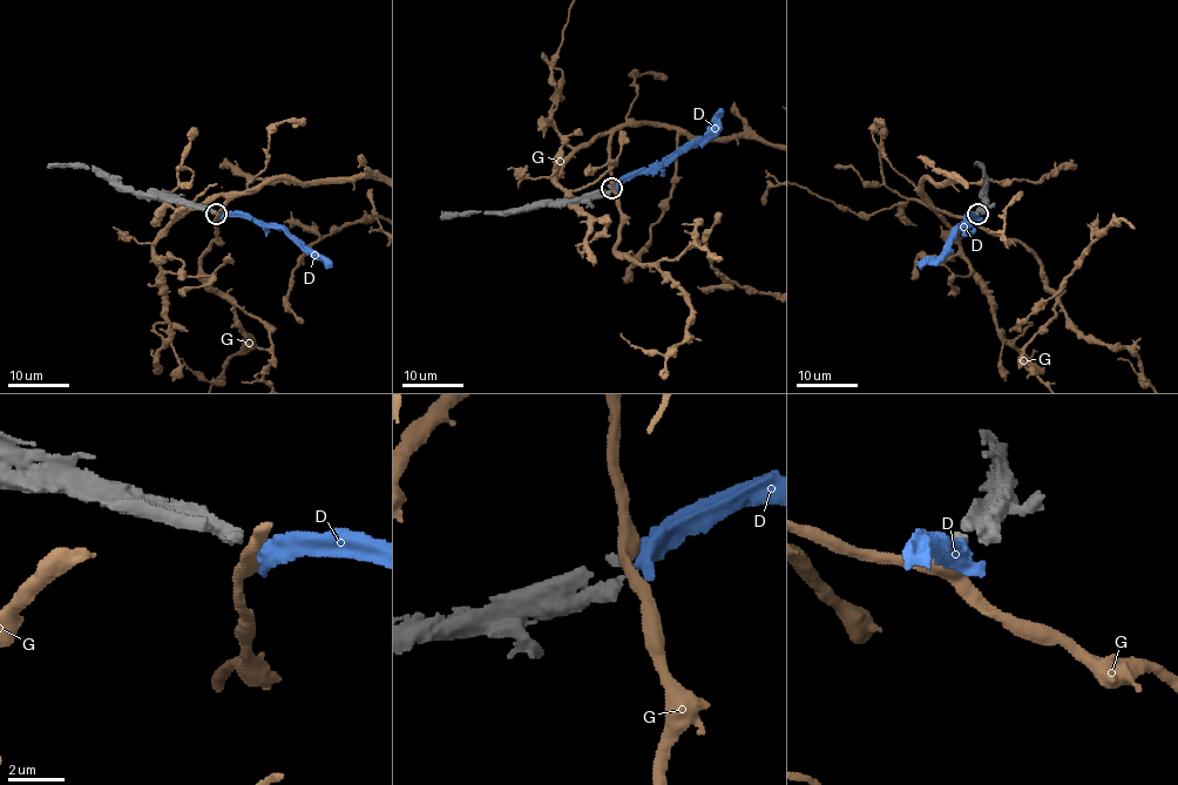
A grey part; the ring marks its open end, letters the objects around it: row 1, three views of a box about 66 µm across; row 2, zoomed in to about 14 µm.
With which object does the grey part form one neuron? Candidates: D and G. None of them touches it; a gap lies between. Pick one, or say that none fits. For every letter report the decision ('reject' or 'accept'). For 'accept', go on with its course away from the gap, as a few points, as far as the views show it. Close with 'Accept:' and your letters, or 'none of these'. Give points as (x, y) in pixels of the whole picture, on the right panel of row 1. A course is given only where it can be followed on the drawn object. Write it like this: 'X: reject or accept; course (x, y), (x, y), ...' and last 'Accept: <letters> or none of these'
D: accept; course (979, 216), (969, 217), (940, 255), (923, 258), (918, 265)
G: reject
Accept: D

